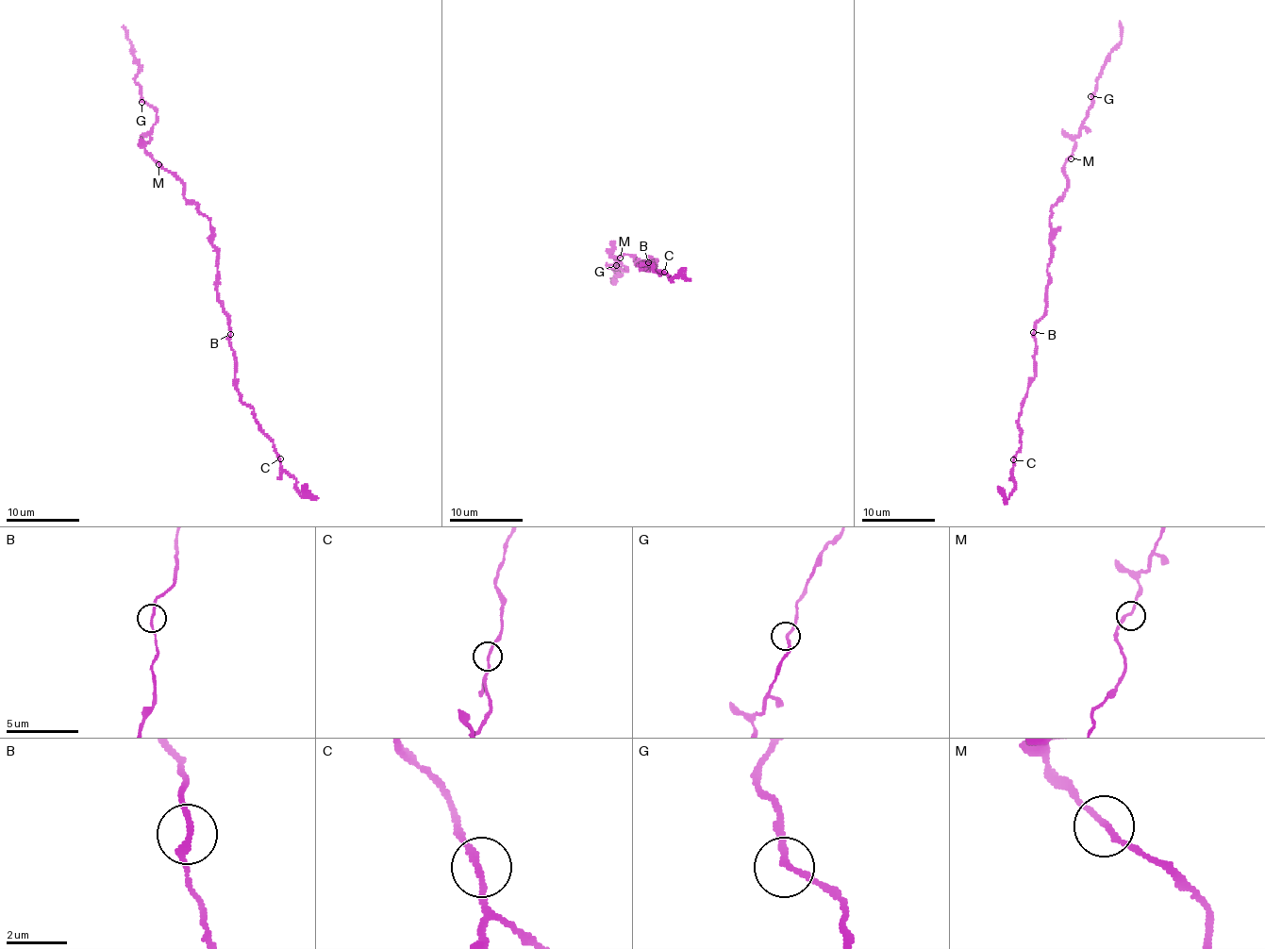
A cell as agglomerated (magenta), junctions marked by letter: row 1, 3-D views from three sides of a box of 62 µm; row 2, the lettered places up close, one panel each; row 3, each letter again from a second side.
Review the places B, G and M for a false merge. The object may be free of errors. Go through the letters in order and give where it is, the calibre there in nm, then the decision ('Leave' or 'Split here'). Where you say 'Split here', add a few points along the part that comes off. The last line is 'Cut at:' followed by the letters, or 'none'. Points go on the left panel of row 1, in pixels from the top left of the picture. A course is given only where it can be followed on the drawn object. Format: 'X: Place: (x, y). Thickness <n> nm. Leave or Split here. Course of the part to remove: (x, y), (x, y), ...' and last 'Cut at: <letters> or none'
B: Place: (230, 334). Thickness 180 nm. Leave
G: Place: (141, 102). Thickness 180 nm. Leave
M: Place: (158, 164). Thickness 200 nm. Leave
Cut at: none

